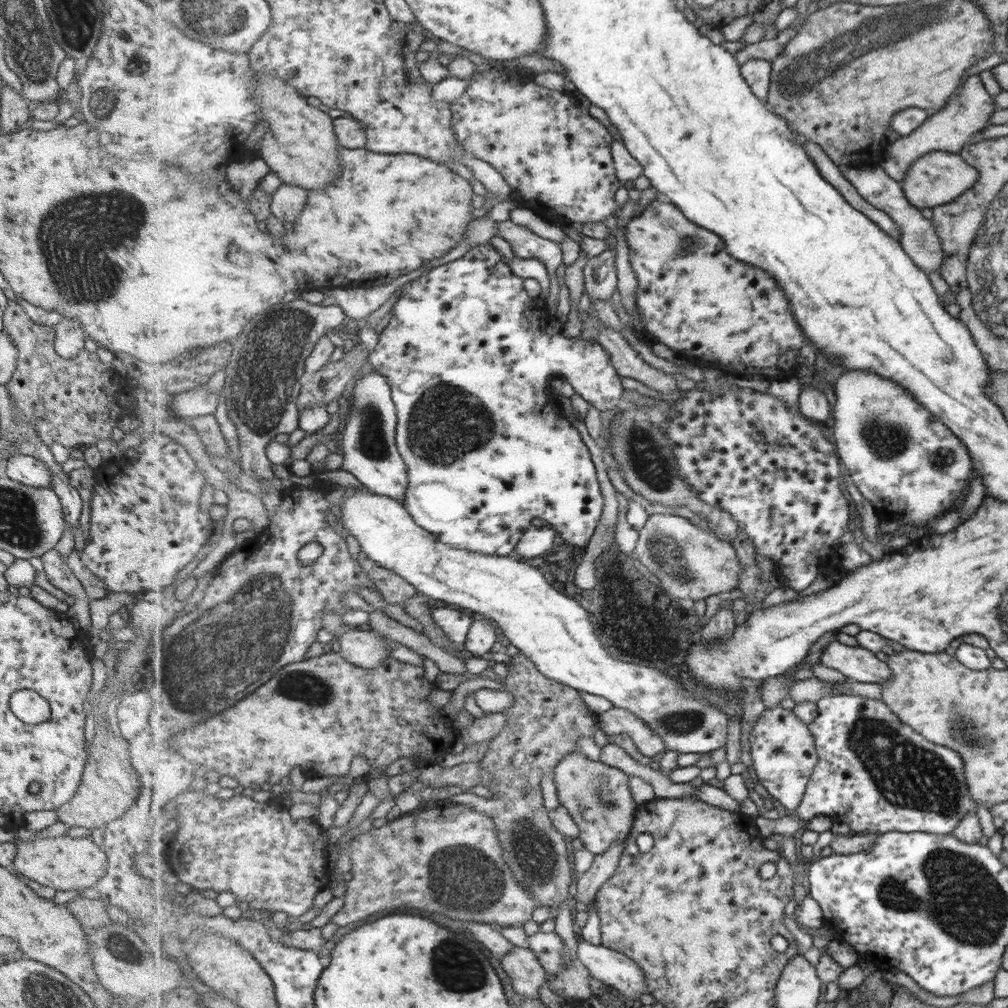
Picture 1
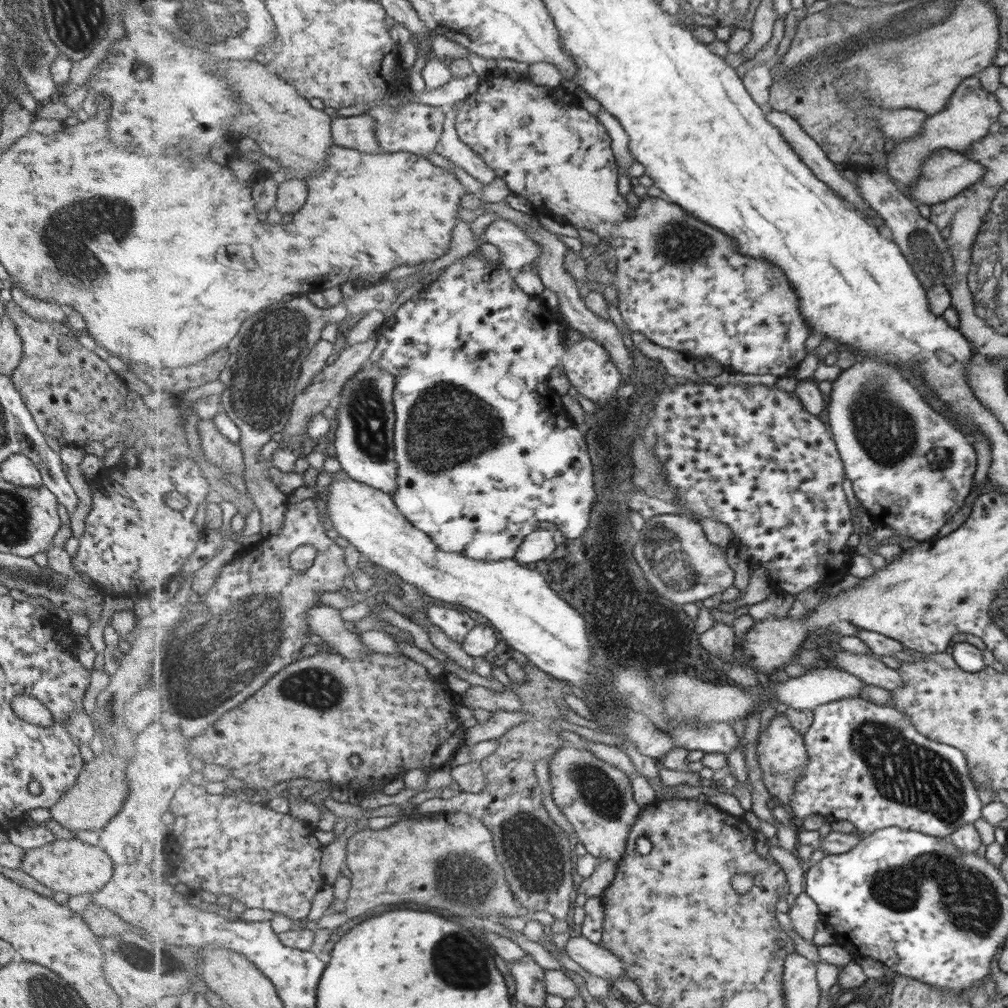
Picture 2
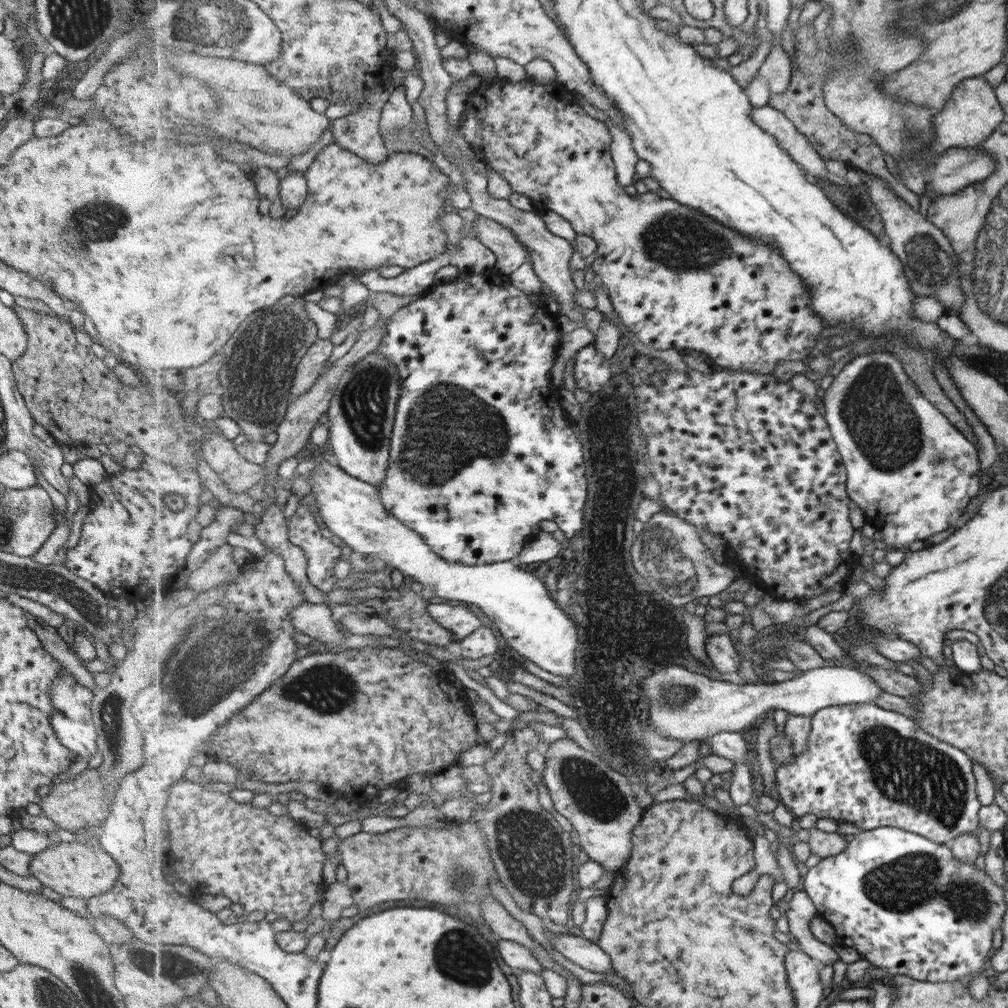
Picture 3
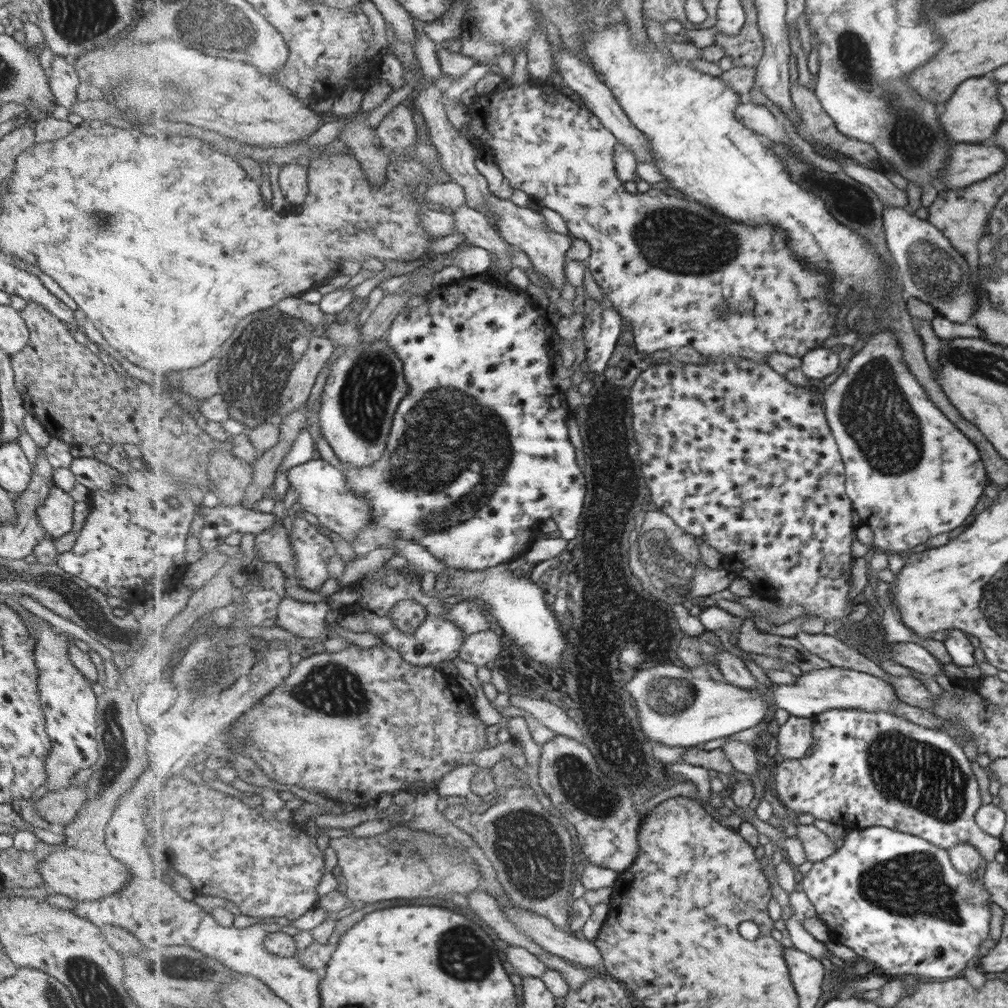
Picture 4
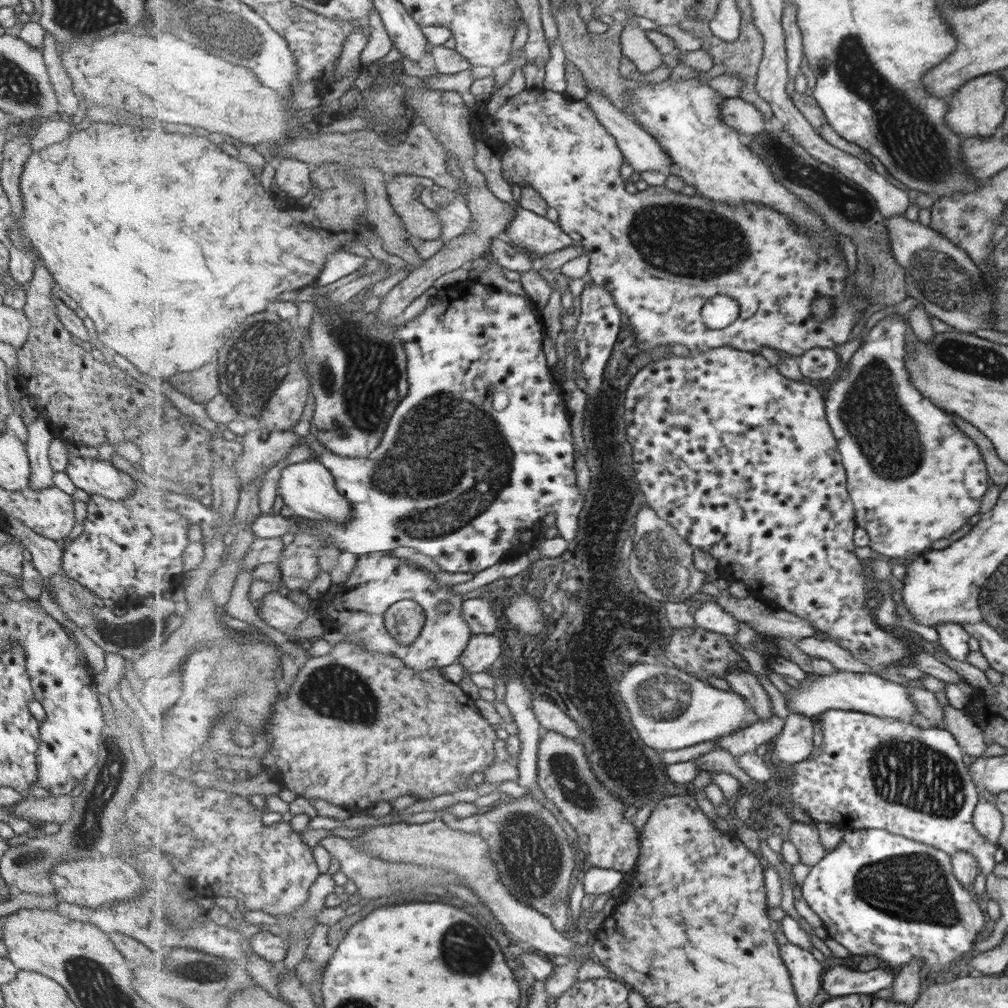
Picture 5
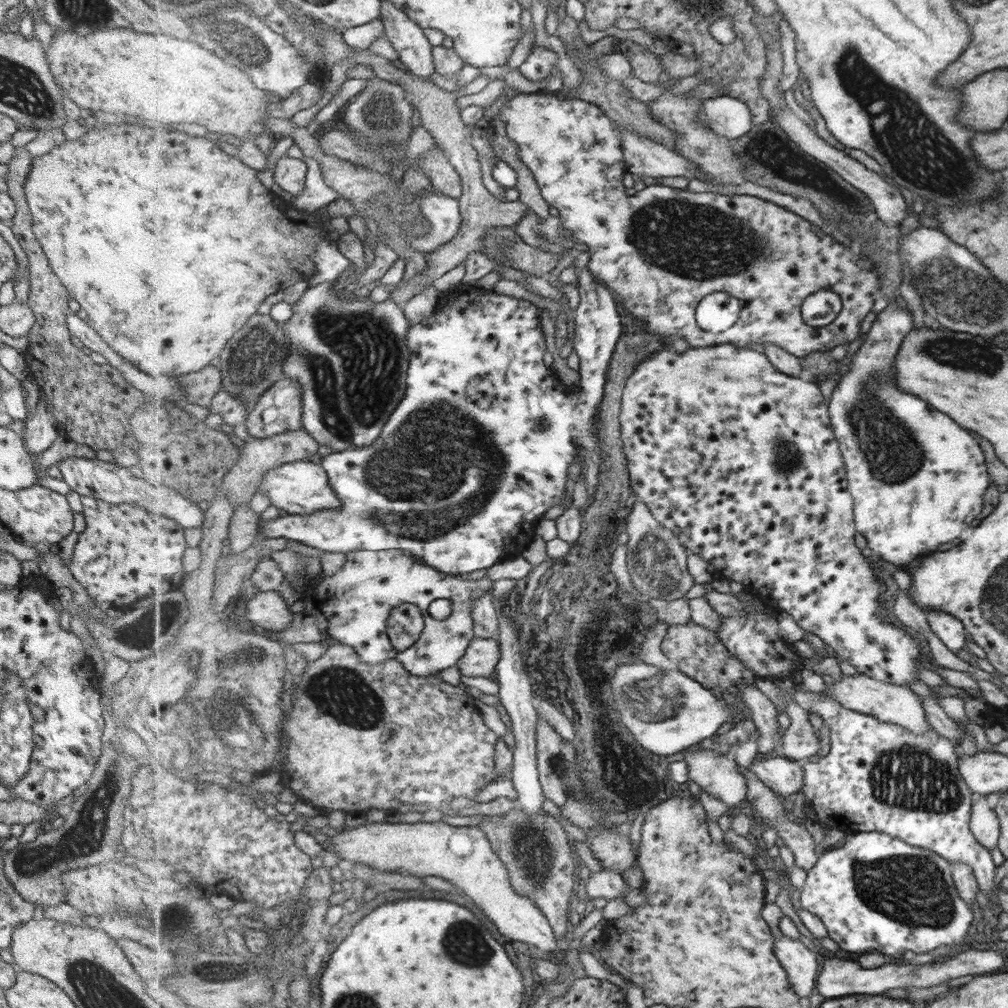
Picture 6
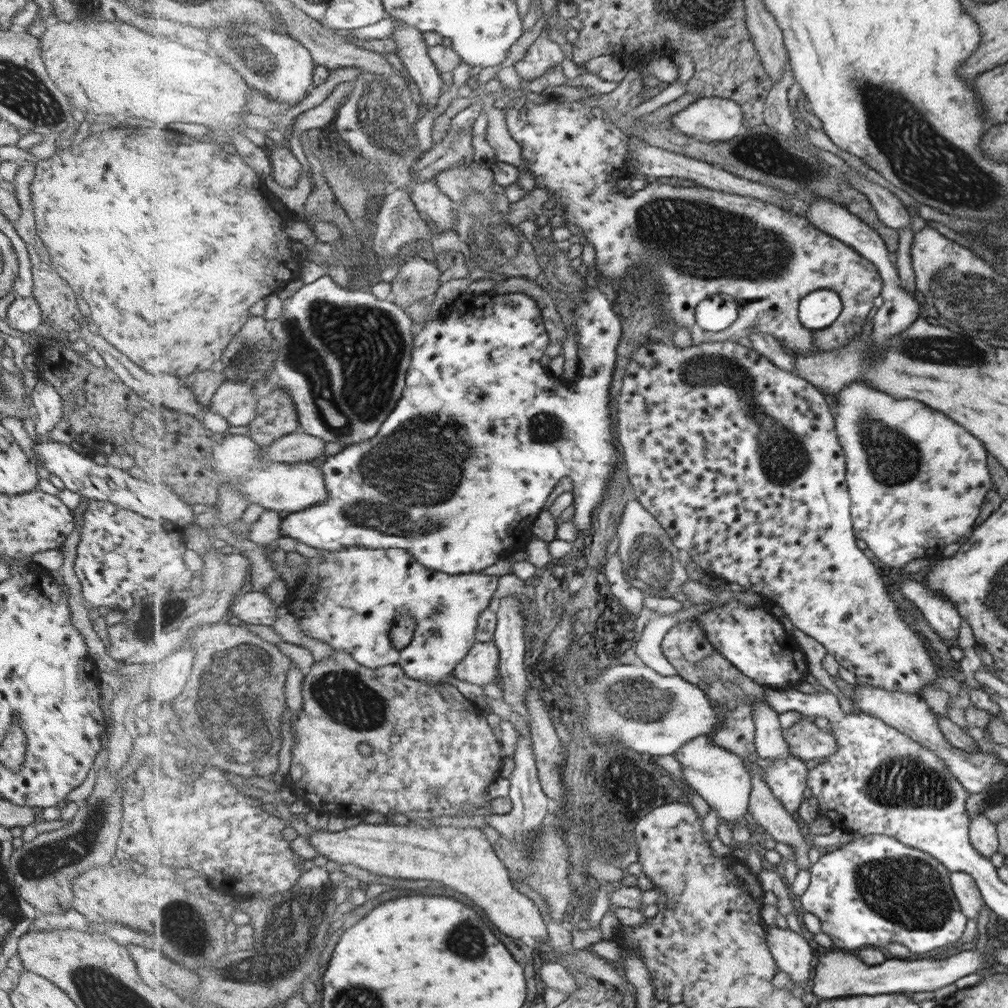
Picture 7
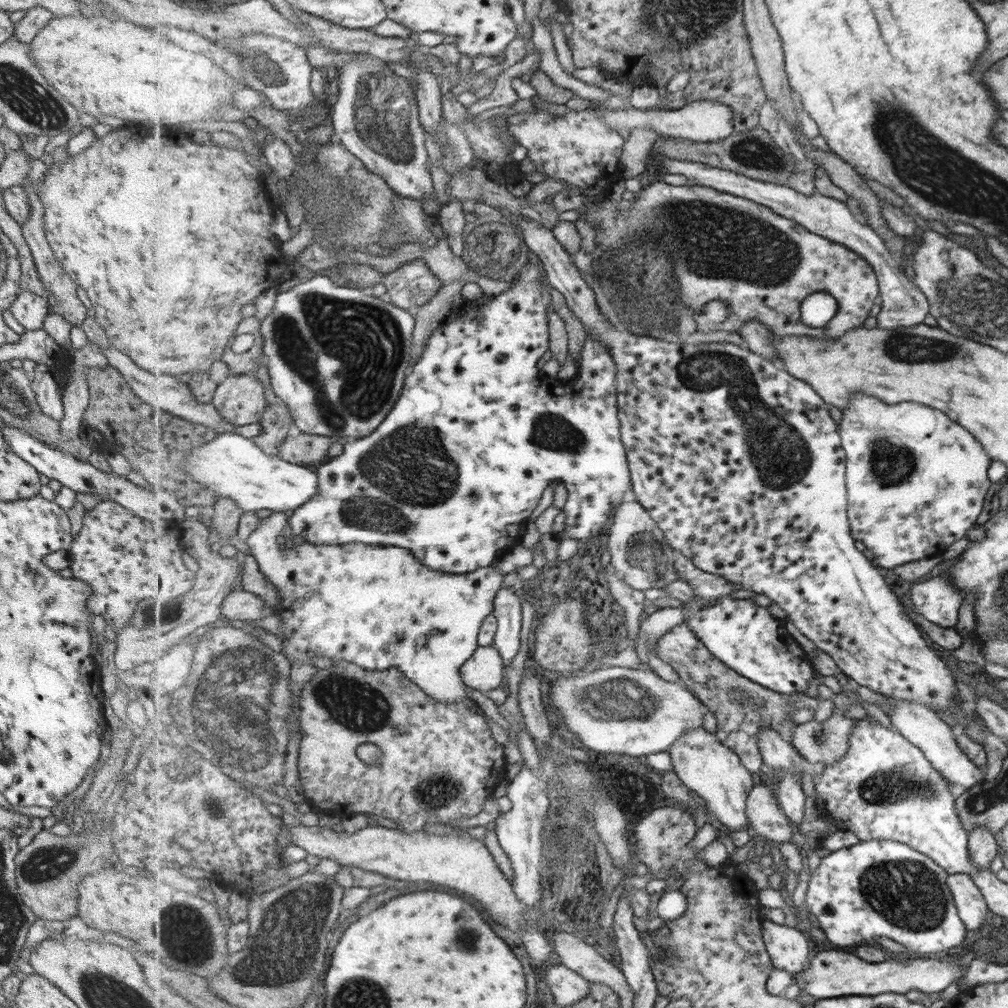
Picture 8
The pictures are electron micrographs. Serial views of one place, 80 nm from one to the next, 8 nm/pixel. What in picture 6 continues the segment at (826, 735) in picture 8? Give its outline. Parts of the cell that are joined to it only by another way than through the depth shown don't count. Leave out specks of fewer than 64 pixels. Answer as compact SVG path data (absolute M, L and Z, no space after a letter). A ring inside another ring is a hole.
M792 698L787 702L785 713L792 718L792 723L782 735L782 750L779 756L800 763L819 752L819 735L815 732L809 712L799 706Z

